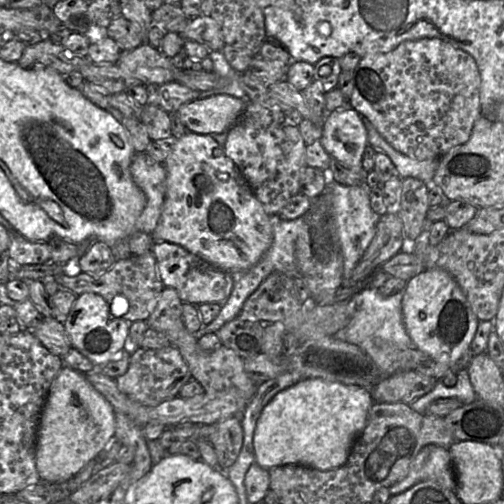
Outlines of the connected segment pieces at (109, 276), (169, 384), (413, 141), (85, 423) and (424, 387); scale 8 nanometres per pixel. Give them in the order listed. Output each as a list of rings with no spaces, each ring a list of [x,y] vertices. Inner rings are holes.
[[[151,250],[138,256],[116,260],[113,266],[101,274],[81,272],[76,276],[54,276],[60,289],[68,289],[76,295],[95,293],[102,296],[114,316],[129,322],[146,321],[165,288],[157,270],[156,260]]]
[[[170,345],[161,349],[137,348],[130,357],[128,370],[115,378],[121,392],[143,405],[155,406],[179,395],[181,387],[192,379],[180,351]]]
[[[420,39],[406,41],[387,53],[368,54],[361,57],[353,71],[353,92],[349,100],[350,106],[362,117],[367,118],[377,132],[397,151],[413,159],[439,160],[451,149],[466,143],[472,133],[476,120],[481,116],[480,106],[480,73],[473,57],[466,52],[440,39]]]
[[[63,366],[43,405],[36,437],[36,468],[41,482],[62,483],[81,471],[115,434],[111,403],[87,380],[85,373]]]
[[[412,371],[397,372],[370,389],[374,403],[403,403],[413,401],[429,393],[438,379]]]

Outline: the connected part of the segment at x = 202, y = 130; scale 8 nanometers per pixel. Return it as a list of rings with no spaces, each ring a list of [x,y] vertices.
[[[218,94],[183,104],[176,115],[187,131],[208,135],[223,133],[238,121],[246,104],[237,97]]]

